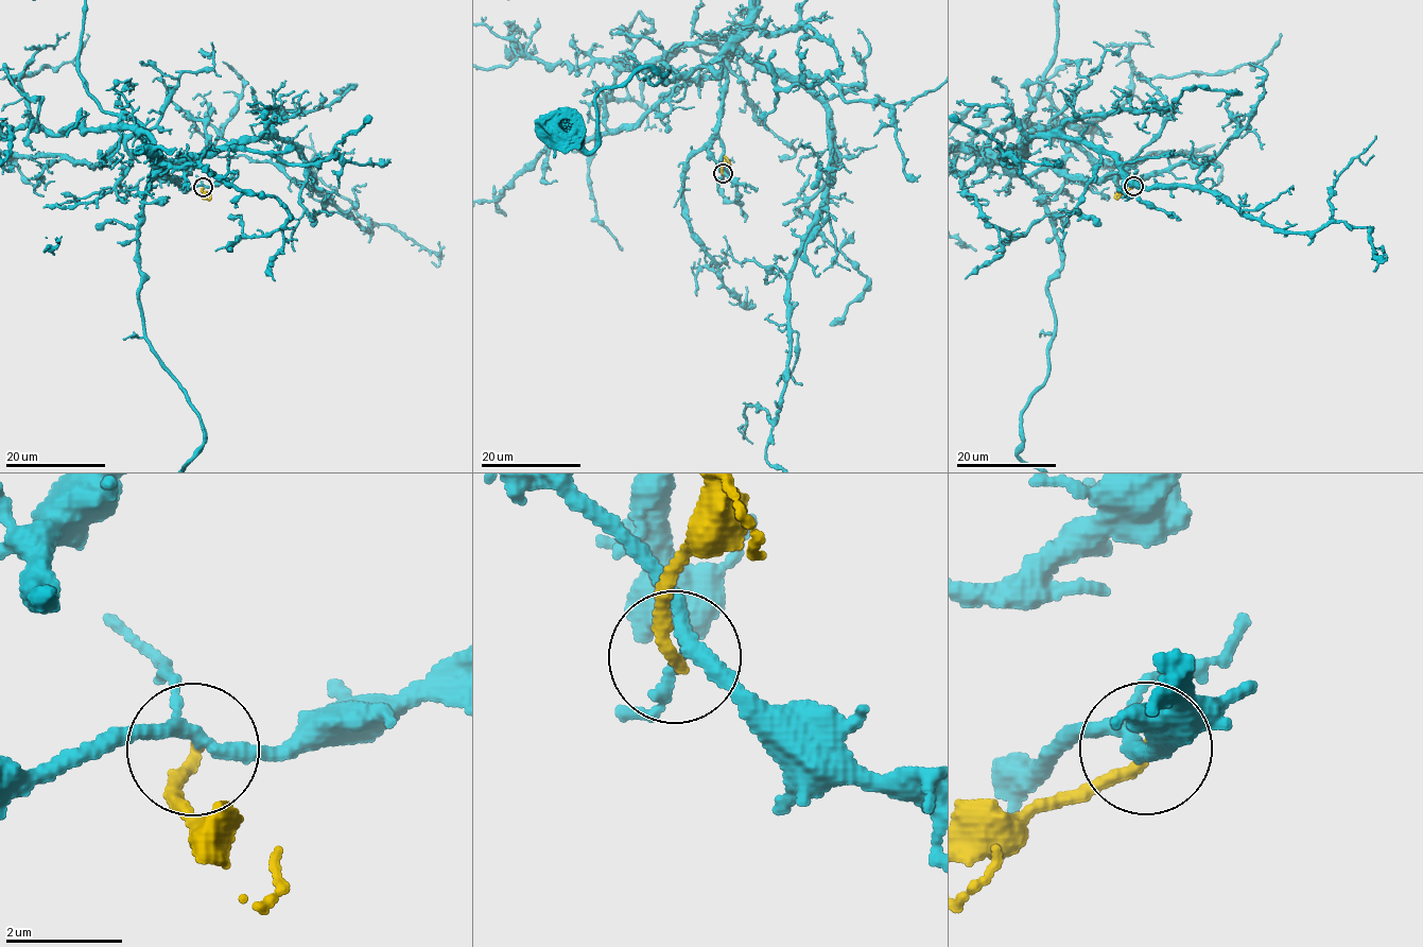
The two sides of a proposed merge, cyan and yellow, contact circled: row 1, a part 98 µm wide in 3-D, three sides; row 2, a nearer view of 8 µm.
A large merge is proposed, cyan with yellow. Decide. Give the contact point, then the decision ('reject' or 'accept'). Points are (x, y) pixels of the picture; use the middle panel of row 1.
at (723, 173); reject

